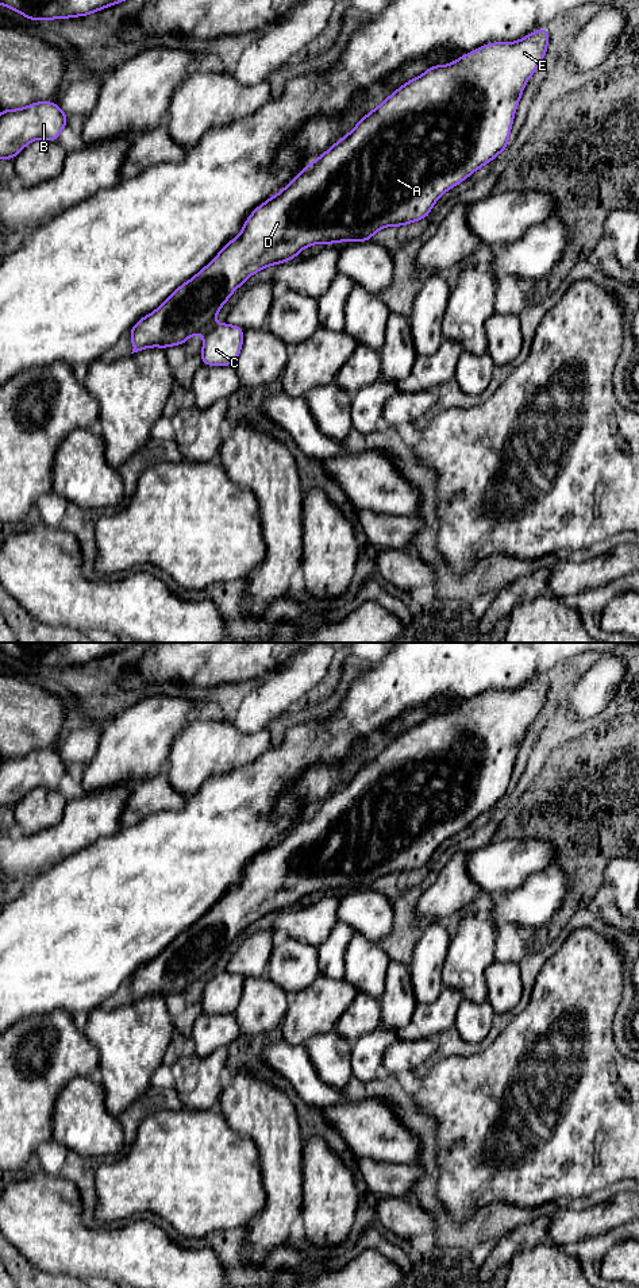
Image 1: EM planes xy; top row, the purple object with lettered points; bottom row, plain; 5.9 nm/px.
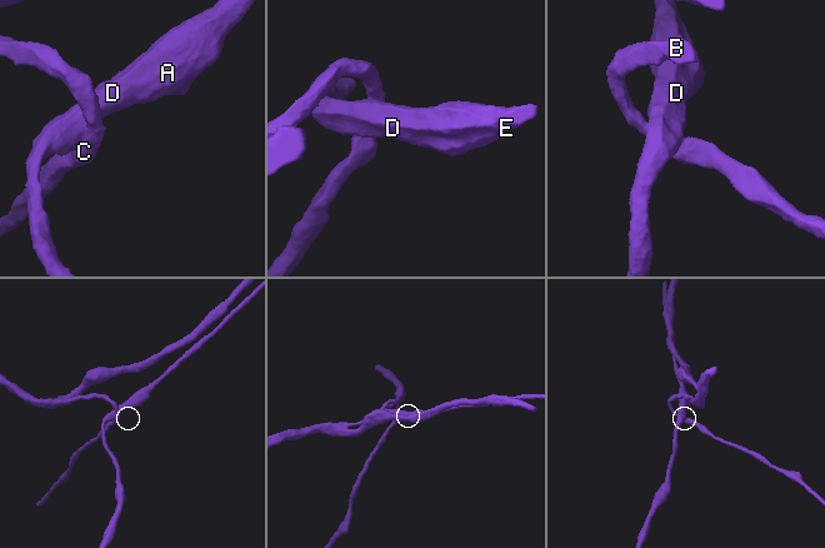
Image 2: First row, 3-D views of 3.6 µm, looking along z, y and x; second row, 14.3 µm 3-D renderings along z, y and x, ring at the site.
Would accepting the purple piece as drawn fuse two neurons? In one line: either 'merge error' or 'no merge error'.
merge error

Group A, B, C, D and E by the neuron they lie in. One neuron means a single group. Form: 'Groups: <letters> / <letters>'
Groups: A D E / B C

